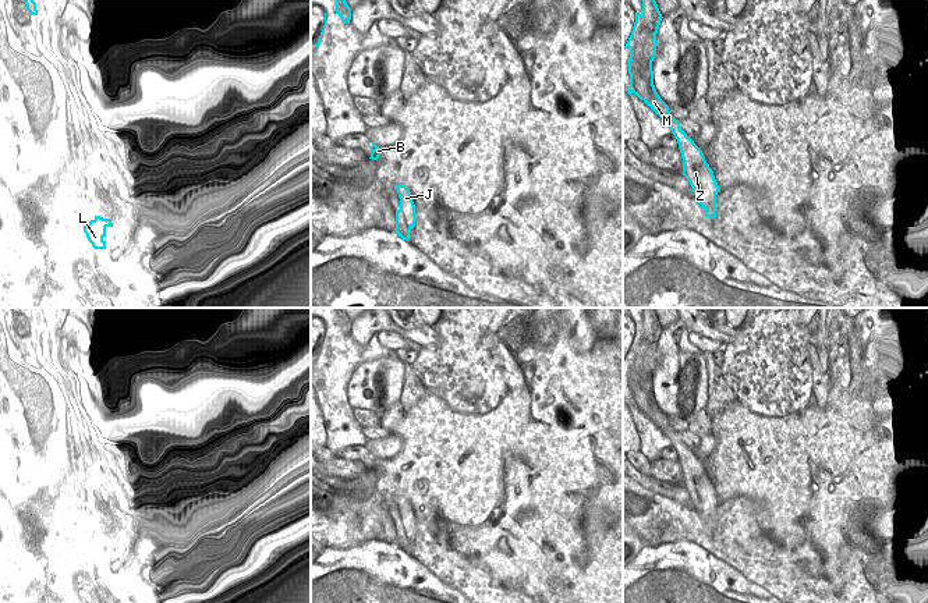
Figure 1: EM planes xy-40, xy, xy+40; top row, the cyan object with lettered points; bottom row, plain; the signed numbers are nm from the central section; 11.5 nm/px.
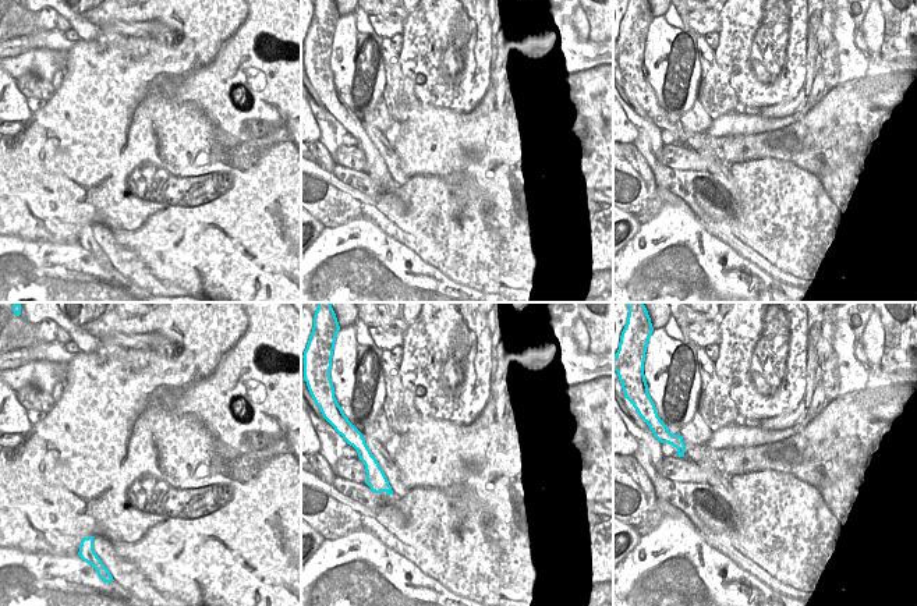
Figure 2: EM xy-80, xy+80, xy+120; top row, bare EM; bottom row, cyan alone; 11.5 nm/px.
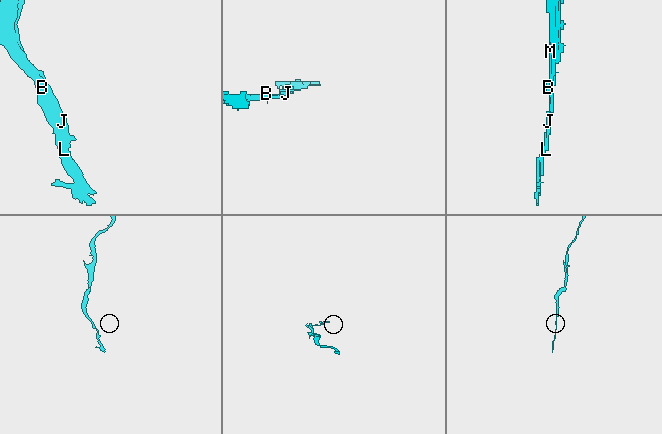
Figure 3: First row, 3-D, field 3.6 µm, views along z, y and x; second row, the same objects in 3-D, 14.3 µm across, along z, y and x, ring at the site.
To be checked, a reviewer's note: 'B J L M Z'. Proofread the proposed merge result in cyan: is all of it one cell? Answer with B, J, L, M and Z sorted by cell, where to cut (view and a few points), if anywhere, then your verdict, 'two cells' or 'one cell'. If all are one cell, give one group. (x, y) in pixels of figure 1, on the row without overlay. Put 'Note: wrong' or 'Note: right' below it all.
groups B J L M Z; cut none; one cell
Note: right

